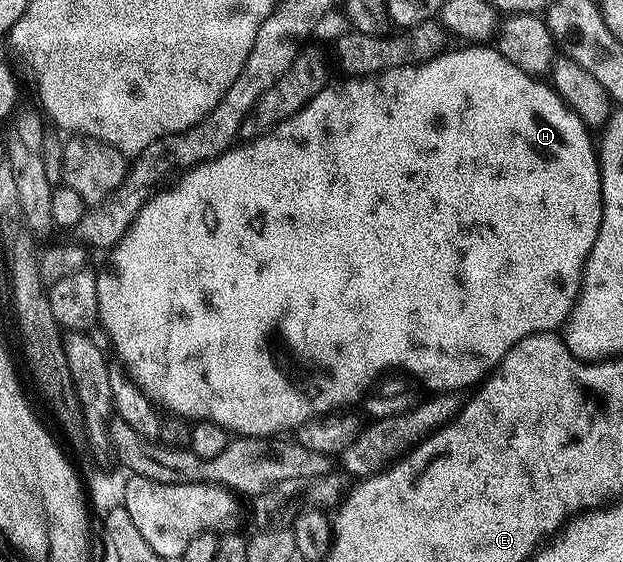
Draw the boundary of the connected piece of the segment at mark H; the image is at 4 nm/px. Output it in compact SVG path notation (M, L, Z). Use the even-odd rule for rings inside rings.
M472 43L472 44L469 44L469 45L468 45L468 46L467 46L467 47L460 47L460 48L464 48L464 49L455 49L455 47L452 47L452 48L449 48L449 49L448 49L448 50L447 50L447 51L445 51L445 52L443 52L443 53L441 53L441 54L440 54L440 56L438 56L438 57L435 57L435 58L434 58L434 59L430 59L430 60L429 60L429 61L421 61L421 62L419 62L419 63L409 63L409 64L406 64L406 65L403 65L403 66L402 66L402 67L394 67L394 68L393 68L393 69L386 69L386 70L384 70L384 71L383 71L383 72L382 72L382 83L384 83L384 97L386 97L386 179L370 179L370 195L368 195L368 193L364 193L364 169L354 169L354 193L348 193L348 195L332 195L332 167L330 167L330 165L328 165L328 163L326 163L326 161L324 161L324 159L322 159L322 157L320 157L320 143L318 143L318 141L316 141L316 139L314 139L314 137L312 137L312 135L310 135L310 133L308 133L308 131L306 131L306 129L304 129L304 127L302 127L302 125L300 125L300 123L298 123L298 114L297 114L297 113L296 113L296 114L294 114L294 115L293 115L293 116L292 116L292 117L287 117L287 118L286 118L286 119L285 119L285 120L284 120L284 121L277 121L277 122L276 122L276 125L275 125L275 126L274 126L274 128L272 128L272 130L271 130L271 131L264 131L264 132L261 132L261 133L260 133L260 134L259 134L259 135L256 135L256 136L253 136L253 137L256 137L256 138L254 138L254 139L253 139L253 141L248 141L248 142L246 142L246 143L245 143L245 145L243 145L243 143L237 143L237 144L235 144L235 145L233 145L233 146L232 146L232 148L231 148L231 149L227 149L227 151L226 151L226 152L224 152L224 153L219 153L219 155L218 155L218 156L217 156L217 157L215 157L215 158L214 158L214 159L210 159L210 160L209 160L209 161L203 161L203 162L201 162L201 164L200 164L200 165L194 165L194 166L192 166L192 168L190 168L190 169L185 169L185 170L183 170L183 172L181 172L181 173L180 173L180 174L179 174L179 176L177 176L177 177L176 177L176 178L175 178L175 180L173 180L173 181L172 181L172 182L171 182L171 184L169 184L169 185L168 185L168 186L167 186L167 187L164 187L164 188L168 188L168 187L169 187L169 189L164 189L164 188L161 188L161 189L160 189L160 190L159 190L159 191L156 191L156 192L153 192L153 194L152 194L152 196L151 196L151 197L149 197L149 198L148 198L148 202L147 202L147 203L145 203L145 205L143 205L143 206L142 206L142 208L140 208L140 213L139 213L139 214L137 214L137 216L136 216L136 218L134 218L134 219L133 219L133 220L132 220L132 225L131 225L131 226L129 226L129 228L128 228L128 230L127 230L127 231L126 231L126 232L124 232L124 234L123 234L123 235L122 235L122 239L121 239L121 240L120 240L120 242L119 242L119 243L118 243L118 244L116 244L116 248L115 248L115 249L113 249L113 250L111 250L111 253L110 253L110 257L112 257L112 262L110 262L110 263L109 263L109 265L108 265L108 269L104 269L104 270L102 270L102 271L101 271L101 270L99 270L99 272L97 272L97 273L96 273L96 290L97 290L97 291L98 291L98 311L99 311L99 312L100 312L100 315L99 315L99 318L98 318L98 321L99 321L99 324L100 324L100 325L101 325L101 326L102 326L102 325L103 325L103 324L104 324L104 329L105 329L105 331L106 331L106 332L108 332L108 341L109 341L109 343L110 343L110 344L112 344L112 349L113 349L113 351L114 351L114 352L116 352L116 353L117 353L117 355L118 355L118 356L120 356L120 358L118 358L118 361L119 361L119 364L120 364L120 365L121 365L121 366L124 366L124 367L126 367L126 372L127 372L127 374L128 374L128 376L129 376L129 377L131 377L131 378L132 378L132 380L133 380L133 381L135 381L135 382L136 382L136 385L137 385L137 387L139 387L139 388L140 388L140 390L141 390L141 391L142 391L142 392L144 392L144 394L145 394L145 396L147 396L147 397L148 397L148 398L149 398L149 400L151 400L151 401L152 401L152 404L153 404L153 405L155 405L155 406L157 406L157 407L159 407L159 408L160 408L160 409L161 409L161 410L163 410L163 412L164 412L164 409L165 409L165 411L166 411L166 412L165 412L165 414L168 414L168 415L175 415L175 416L177 416L177 417L179 417L179 418L181 418L181 419L195 419L195 420L196 420L196 421L214 421L214 422L216 422L216 424L217 424L217 425L221 425L221 426L222 426L222 427L223 427L223 428L224 428L224 429L226 429L226 430L229 430L229 431L231 431L231 432L232 432L232 433L233 433L233 434L236 434L236 435L239 435L239 436L241 436L241 437L275 437L275 436L277 436L277 434L279 434L279 433L280 433L280 432L281 432L281 431L288 431L288 430L284 430L284 429L289 429L289 431L295 431L295 430L297 430L297 429L299 429L299 428L300 428L300 426L301 426L301 425L303 425L303 424L304 424L304 422L305 422L305 421L312 421L312 420L314 420L314 418L316 418L316 417L319 417L319 416L321 416L321 415L327 415L327 414L330 414L330 413L334 413L334 412L337 412L337 409L338 409L338 407L352 407L352 406L355 406L355 405L352 405L352 404L354 404L354 403L355 403L355 401L356 401L356 400L358 400L358 401L357 401L357 402L359 402L359 401L360 401L360 400L361 400L361 398L363 398L363 397L364 397L364 396L365 396L365 394L367 394L367 393L368 393L368 391L367 391L367 390L366 390L366 389L365 389L365 387L364 387L364 377L372 377L372 369L380 369L380 370L381 370L381 371L382 371L382 372L383 372L383 373L384 373L384 374L387 374L387 373L388 373L388 372L389 372L389 370L391 370L391 365L403 365L403 367L406 367L406 369L407 369L407 372L408 372L408 373L409 373L409 374L410 374L410 372L412 372L412 371L413 371L413 369L428 369L428 383L430 383L430 385L431 385L431 388L432 388L432 387L434 387L434 388L436 388L436 389L433 389L433 390L436 390L436 391L464 391L464 388L466 388L466 387L467 387L467 385L468 385L468 384L470 384L470 383L471 383L471 381L476 381L476 380L477 380L477 381L476 381L476 382L479 382L479 381L480 381L480 380L481 380L481 377L482 377L482 375L487 375L487 374L489 374L489 373L491 373L491 372L492 372L492 370L493 370L493 369L495 369L495 368L496 368L496 366L497 366L497 365L499 365L499 363L500 363L500 361L501 361L501 360L502 360L502 358L504 358L504 356L506 356L506 354L508 354L508 352L509 352L509 351L510 351L510 347L514 347L514 346L515 346L515 345L516 345L516 344L517 344L517 343L519 343L519 342L520 342L520 341L521 341L521 340L522 340L522 339L526 339L526 338L527 338L527 337L528 337L528 336L530 336L530 335L531 335L531 333L542 333L542 332L545 332L545 331L556 331L556 330L559 330L559 329L560 329L560 328L561 328L561 326L563 326L563 324L564 324L564 322L565 322L565 321L567 321L567 320L568 320L568 313L569 313L569 312L570 312L570 310L571 310L571 309L572 309L572 308L573 308L573 307L574 307L574 303L575 303L575 302L576 302L576 297L577 297L577 295L578 295L578 294L580 294L580 279L581 279L581 277L583 277L583 275L584 275L584 261L585 261L585 260L586 260L586 258L588 258L588 256L589 256L589 255L590 255L590 251L591 251L591 250L592 250L592 248L593 248L593 247L594 247L594 239L595 239L595 238L596 238L596 236L597 236L597 235L598 235L598 227L599 227L599 226L600 226L600 224L601 224L601 223L602 223L602 187L601 187L601 186L600 186L600 162L599 162L599 160L598 160L598 149L597 149L597 146L596 146L596 145L595 145L595 144L594 144L594 137L593 137L593 134L592 134L592 133L591 133L591 132L590 132L590 130L589 130L589 128L588 128L588 126L586 126L586 125L584 125L584 124L583 124L583 123L582 123L582 119L578 119L578 115L577 115L577 114L576 114L576 113L575 113L575 112L574 112L574 110L573 110L573 109L572 109L572 108L570 108L570 106L568 106L568 104L566 104L566 103L565 103L565 101L564 101L564 100L562 100L562 99L561 99L561 97L560 97L560 96L558 96L558 95L557 95L557 93L556 93L556 91L555 91L555 89L553 89L553 88L552 88L552 86L551 86L551 84L548 84L548 83L545 83L545 82L544 82L544 85L543 85L543 83L542 83L542 82L540 82L540 81L543 81L543 80L541 80L541 78L540 78L540 77L539 77L539 76L536 76L536 75L533 75L533 74L531 74L531 73L527 73L527 72L526 72L526 71L522 71L522 70L521 70L521 69L519 69L519 68L518 68L518 67L514 67L514 63L510 63L510 59L506 59L506 58L505 58L505 57L503 57L503 56L502 56L502 54L500 54L500 51L499 51L499 48L496 48L496 47L489 47L489 46L488 46L488 45L487 45L487 44L484 44L484 43ZM332 353L340 353L340 377L332 377Z

